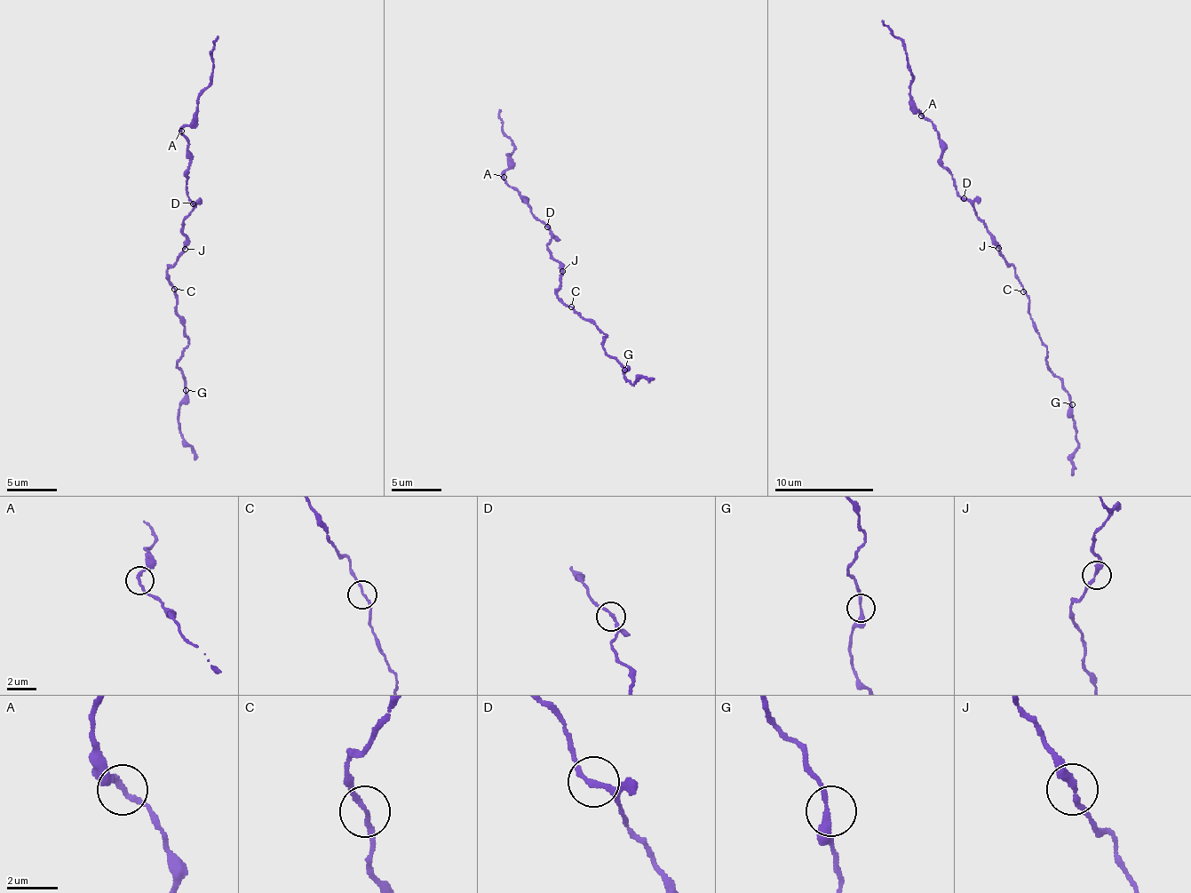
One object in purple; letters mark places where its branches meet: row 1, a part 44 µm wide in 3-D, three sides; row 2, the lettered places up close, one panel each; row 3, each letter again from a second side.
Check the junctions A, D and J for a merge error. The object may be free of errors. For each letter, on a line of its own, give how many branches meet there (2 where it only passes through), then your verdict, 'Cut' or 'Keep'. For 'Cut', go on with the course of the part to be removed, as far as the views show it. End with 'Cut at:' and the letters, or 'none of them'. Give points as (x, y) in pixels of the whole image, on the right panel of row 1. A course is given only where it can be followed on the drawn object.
A: Branches: 2. Keep
D: Branches: 2. Keep
J: Branches: 2. Keep
Cut at: none of them

